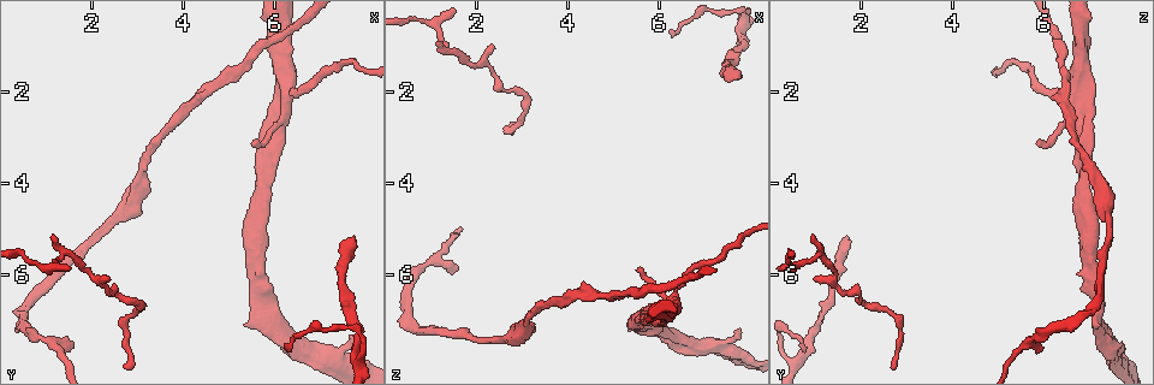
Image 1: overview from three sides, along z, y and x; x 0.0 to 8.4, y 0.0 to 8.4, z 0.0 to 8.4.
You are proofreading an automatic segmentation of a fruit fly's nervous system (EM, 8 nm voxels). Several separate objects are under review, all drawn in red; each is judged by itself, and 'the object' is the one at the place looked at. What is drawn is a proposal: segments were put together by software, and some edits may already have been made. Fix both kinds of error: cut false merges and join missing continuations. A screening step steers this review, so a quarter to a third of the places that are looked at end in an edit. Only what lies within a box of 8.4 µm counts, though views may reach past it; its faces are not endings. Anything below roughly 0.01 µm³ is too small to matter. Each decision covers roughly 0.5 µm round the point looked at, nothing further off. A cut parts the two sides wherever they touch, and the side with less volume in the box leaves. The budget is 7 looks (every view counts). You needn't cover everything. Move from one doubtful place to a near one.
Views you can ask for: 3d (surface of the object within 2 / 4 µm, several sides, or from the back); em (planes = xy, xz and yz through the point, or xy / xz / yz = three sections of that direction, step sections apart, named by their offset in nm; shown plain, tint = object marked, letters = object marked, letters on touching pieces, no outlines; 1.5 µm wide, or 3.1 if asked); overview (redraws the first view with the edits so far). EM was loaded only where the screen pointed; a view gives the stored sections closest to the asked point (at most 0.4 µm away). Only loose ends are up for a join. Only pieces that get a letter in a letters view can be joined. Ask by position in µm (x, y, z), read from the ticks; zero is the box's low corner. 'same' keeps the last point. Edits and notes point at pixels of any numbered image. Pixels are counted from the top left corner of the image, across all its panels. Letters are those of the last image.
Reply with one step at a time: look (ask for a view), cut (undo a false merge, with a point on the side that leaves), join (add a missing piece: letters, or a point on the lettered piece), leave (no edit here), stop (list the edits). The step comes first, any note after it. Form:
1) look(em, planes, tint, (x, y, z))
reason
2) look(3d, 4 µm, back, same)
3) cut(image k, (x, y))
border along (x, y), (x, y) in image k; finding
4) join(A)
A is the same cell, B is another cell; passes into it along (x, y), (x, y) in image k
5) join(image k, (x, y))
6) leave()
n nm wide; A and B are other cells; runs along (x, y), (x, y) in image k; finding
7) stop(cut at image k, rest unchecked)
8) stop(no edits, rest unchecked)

look(3d, 2 µm, (1.15, 5.15, 0.95))
tapers out

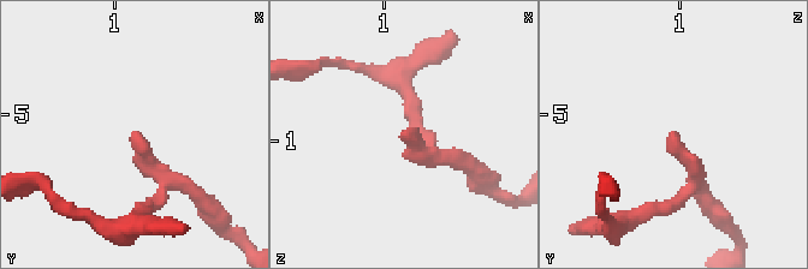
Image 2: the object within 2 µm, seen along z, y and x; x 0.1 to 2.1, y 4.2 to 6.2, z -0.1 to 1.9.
look(em, xz, step 8, letters, (1.14, 5.16, 0.94))

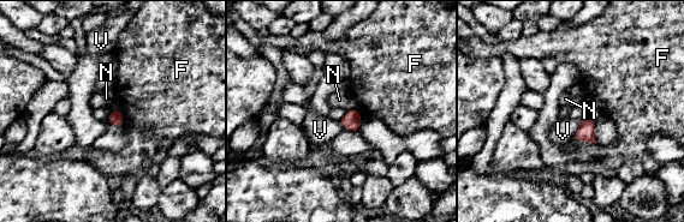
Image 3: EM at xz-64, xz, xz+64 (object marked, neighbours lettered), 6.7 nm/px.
look(em, planes, letters, same)
cut it another way

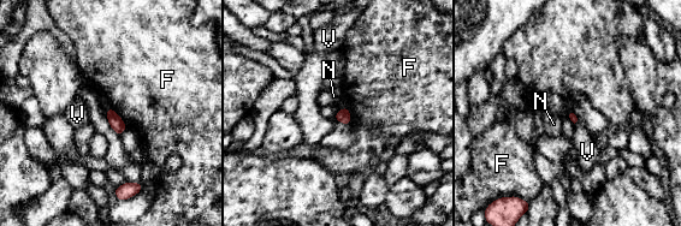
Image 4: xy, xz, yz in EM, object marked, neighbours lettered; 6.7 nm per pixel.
leave()
F touches over 190 nm; F, N and V are other cells; none of them fits

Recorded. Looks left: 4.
look(em, xy, step 8, letters, (7.75, 5.15, 1.65))
an open end

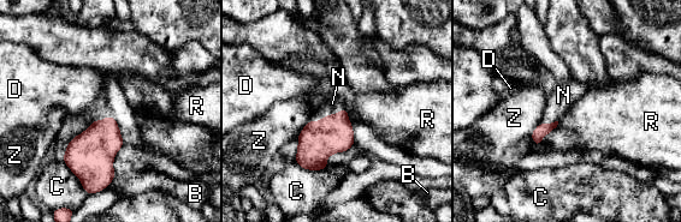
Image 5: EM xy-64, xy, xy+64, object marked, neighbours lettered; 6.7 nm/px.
look(em, planes, letters, same)
cut it another way

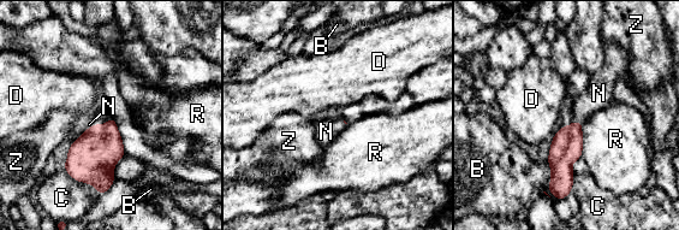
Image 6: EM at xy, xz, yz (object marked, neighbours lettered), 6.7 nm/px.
join(N)
C touches over 320 nm; N is the same cell, B, C, D, R and Z are other cells; the neuron continues

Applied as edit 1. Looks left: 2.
look(em, yz, step 8, letters, (5.35, 7.15, 7.20))

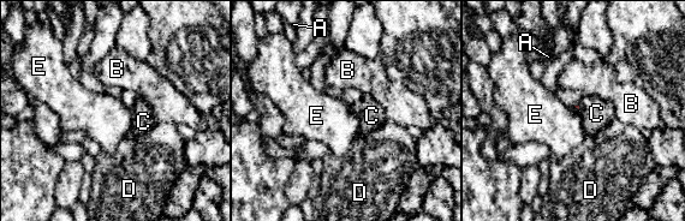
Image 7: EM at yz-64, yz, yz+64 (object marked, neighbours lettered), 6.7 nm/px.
look(em, planes, letters, same)
another direction

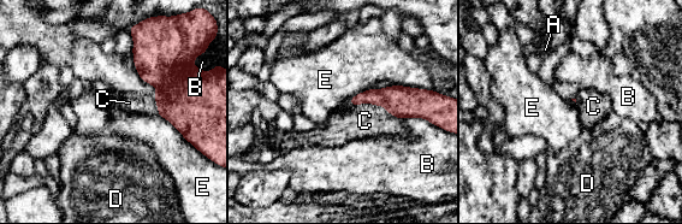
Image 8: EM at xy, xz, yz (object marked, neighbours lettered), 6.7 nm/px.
join(C)
C touches over 340 nm; C is the same cell, A, B, D and E are other cells; passes into it along (399, 101), (377, 105), (365, 121) in image 8; the neuron continues

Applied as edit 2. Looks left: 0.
stop(join at image 6, join at image 8, rest unchecked)

